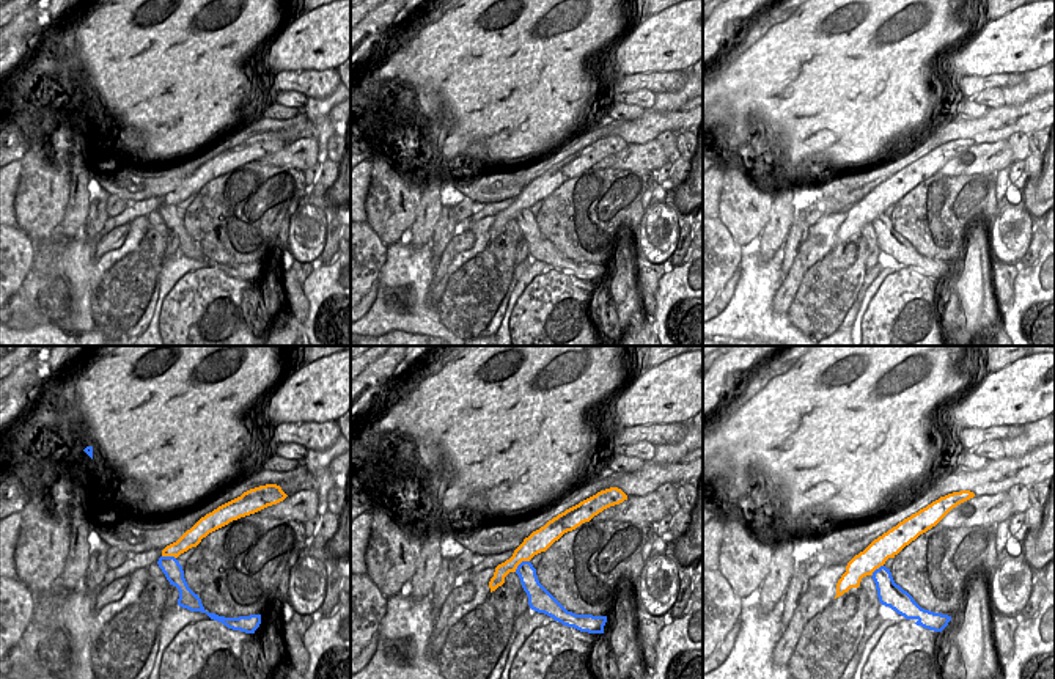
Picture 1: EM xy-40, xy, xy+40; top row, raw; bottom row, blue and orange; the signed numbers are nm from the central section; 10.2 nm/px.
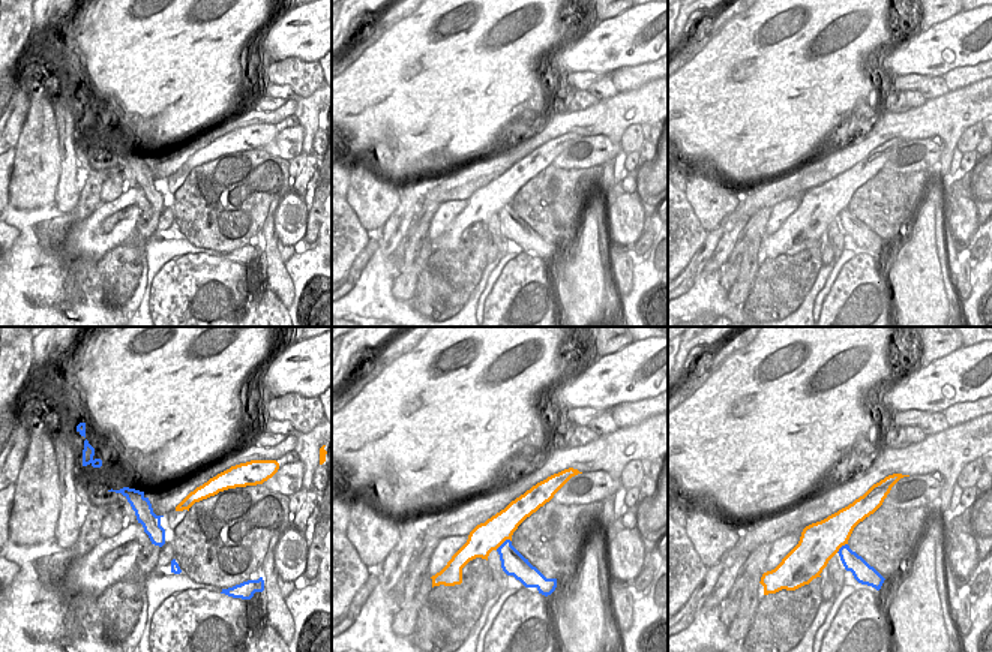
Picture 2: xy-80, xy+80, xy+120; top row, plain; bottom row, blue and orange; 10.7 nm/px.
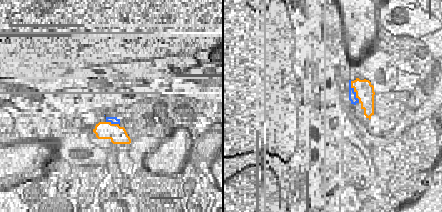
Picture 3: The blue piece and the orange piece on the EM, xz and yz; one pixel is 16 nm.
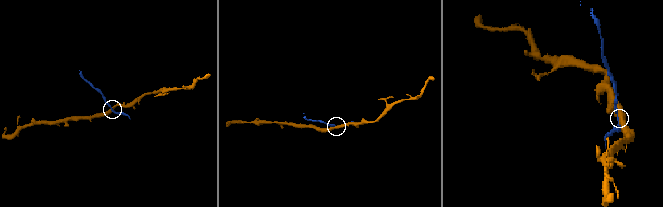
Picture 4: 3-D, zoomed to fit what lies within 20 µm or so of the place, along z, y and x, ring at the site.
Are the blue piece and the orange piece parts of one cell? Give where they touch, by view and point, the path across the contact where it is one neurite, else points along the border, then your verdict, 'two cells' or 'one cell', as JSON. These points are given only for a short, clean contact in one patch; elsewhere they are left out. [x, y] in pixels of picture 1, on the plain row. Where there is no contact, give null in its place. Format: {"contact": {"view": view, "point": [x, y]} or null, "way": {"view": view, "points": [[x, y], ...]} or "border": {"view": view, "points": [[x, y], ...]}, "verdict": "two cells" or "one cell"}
{"contact": {"view": "xy", "point": [521, 211]}, "verdict": "two cells"}

